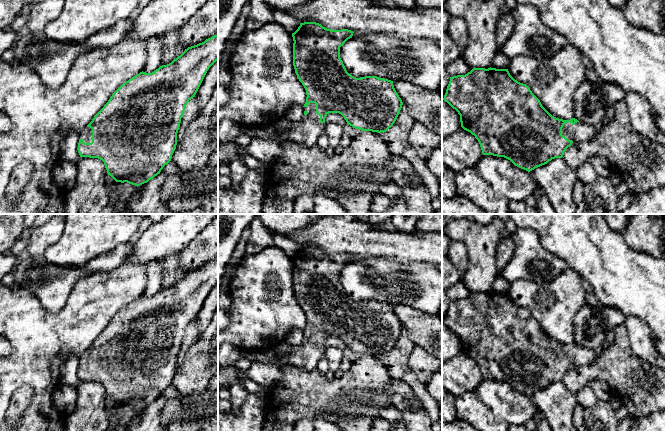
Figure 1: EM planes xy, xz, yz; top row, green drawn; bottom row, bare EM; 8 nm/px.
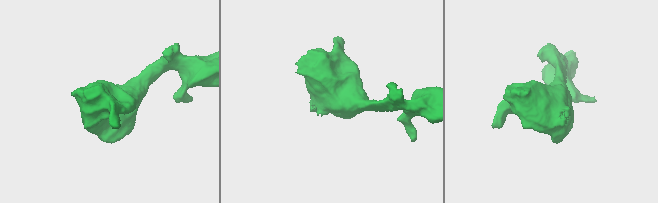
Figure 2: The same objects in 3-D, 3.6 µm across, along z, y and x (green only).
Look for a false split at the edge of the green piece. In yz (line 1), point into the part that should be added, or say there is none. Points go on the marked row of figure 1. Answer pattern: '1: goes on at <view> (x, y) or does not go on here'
1: goes on at yz (579, 132)

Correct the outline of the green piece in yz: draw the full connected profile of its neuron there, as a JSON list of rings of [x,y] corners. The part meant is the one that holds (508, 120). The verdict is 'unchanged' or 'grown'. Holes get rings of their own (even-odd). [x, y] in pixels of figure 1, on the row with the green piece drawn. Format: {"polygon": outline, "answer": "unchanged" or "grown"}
{"polygon": [[[473,68],[465,75],[450,77],[443,100],[458,112],[461,127],[475,136],[483,155],[504,157],[528,172],[547,164],[552,159],[562,158],[566,149],[574,143],[590,142],[595,139],[594,126],[588,126],[575,118],[563,120],[552,116],[530,88],[515,80],[508,69]]], "answer": "grown"}

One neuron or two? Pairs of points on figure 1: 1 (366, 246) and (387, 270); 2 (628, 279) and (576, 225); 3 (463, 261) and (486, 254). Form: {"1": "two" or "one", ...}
{"1": "two", "2": "one", "3": "two"}

